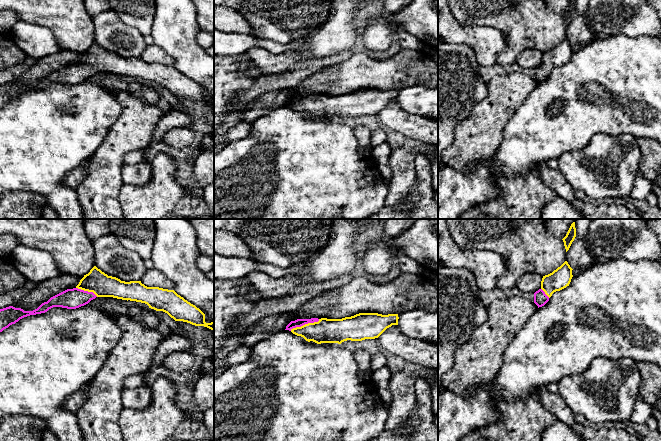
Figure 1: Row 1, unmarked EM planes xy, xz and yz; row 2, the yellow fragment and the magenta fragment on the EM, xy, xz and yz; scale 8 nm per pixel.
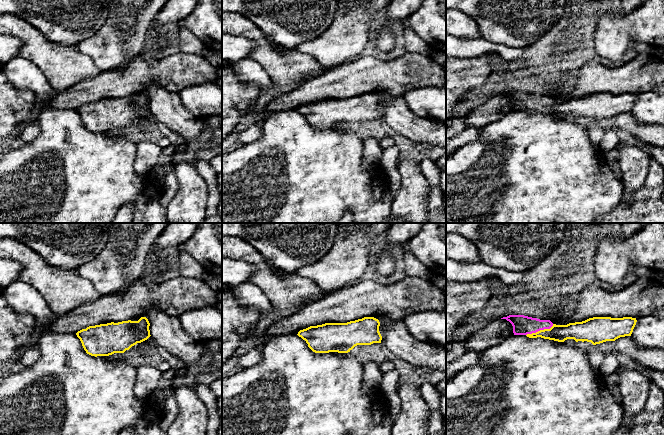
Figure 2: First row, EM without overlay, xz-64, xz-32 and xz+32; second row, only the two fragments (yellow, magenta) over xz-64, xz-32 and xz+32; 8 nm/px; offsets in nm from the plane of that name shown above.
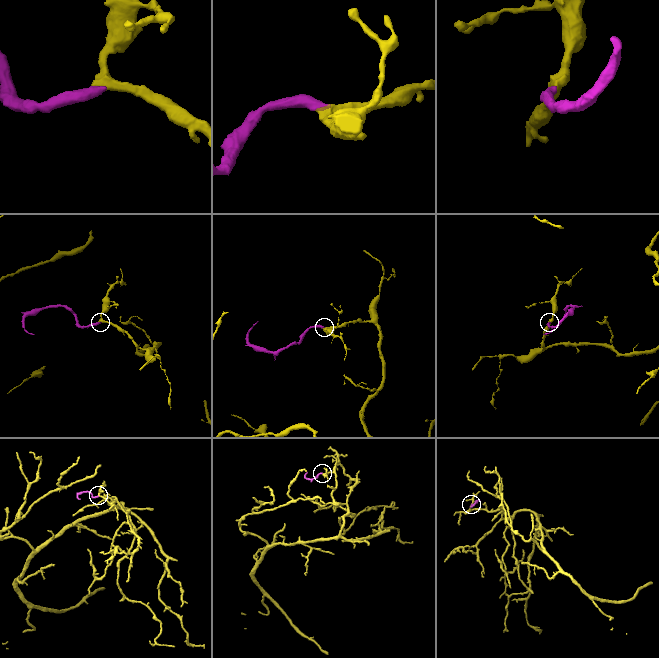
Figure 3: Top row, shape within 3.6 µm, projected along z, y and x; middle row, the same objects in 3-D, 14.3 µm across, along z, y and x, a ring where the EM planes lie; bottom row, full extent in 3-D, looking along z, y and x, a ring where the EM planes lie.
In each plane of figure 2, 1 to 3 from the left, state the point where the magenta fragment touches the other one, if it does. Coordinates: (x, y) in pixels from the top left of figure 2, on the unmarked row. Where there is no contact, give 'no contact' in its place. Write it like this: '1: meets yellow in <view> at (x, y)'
1: no contact
2: no contact
3: meets yellow in xz+32 at (540, 106)

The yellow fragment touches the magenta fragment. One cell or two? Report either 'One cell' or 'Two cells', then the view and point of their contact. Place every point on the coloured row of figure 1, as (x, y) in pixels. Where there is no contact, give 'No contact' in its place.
One cell. Touches yellow at xz (305, 324)

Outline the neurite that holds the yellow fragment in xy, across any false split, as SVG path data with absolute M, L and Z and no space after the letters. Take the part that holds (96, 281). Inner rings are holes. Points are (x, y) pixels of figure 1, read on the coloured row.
M94 266L75 288L51 297L33 311L24 311L13 306L0 309L0 332L24 317L45 313L53 307L76 309L96 297L113 297L145 303L151 309L167 313L175 321L214 330L214 322L206 323L205 314L174 290L147 287L141 281L121 281L116 277L108 276Z

